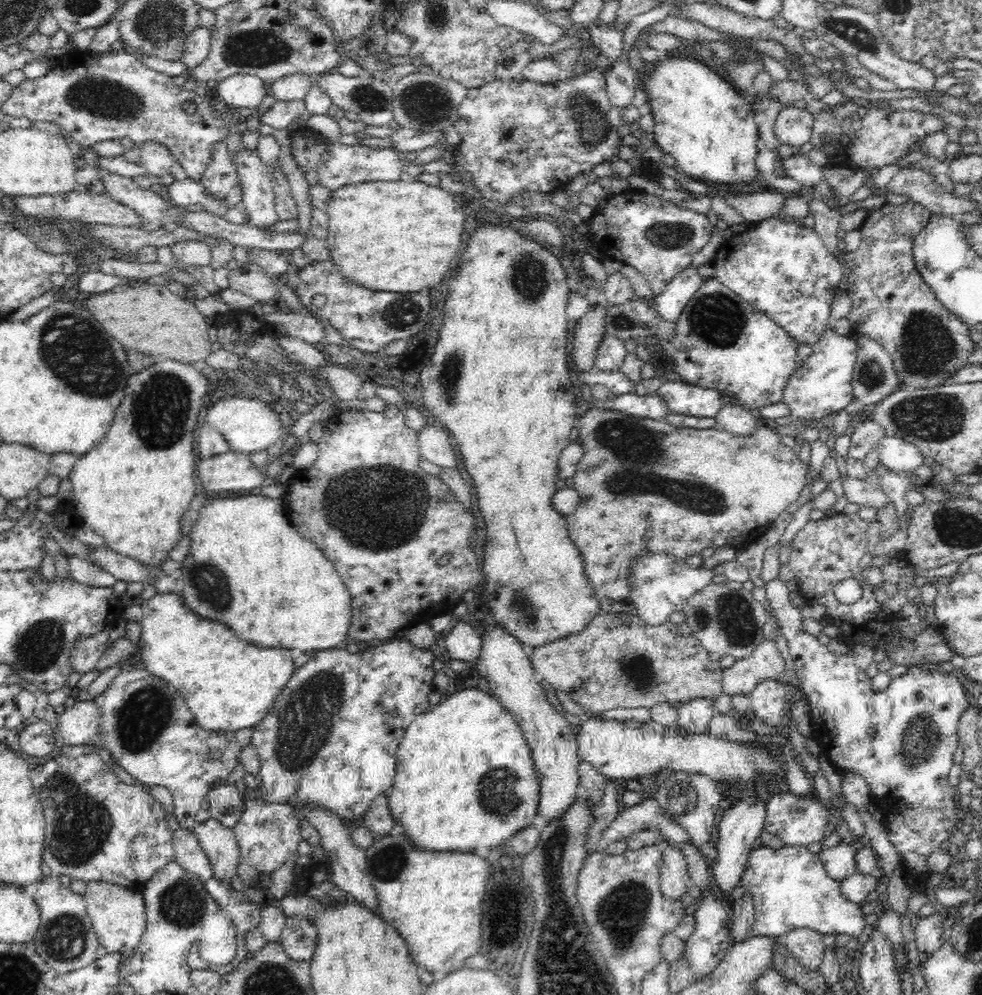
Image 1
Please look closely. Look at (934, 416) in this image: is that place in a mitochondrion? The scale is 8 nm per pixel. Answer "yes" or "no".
yes

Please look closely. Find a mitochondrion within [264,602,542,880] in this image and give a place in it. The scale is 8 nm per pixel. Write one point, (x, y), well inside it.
(307, 719)

